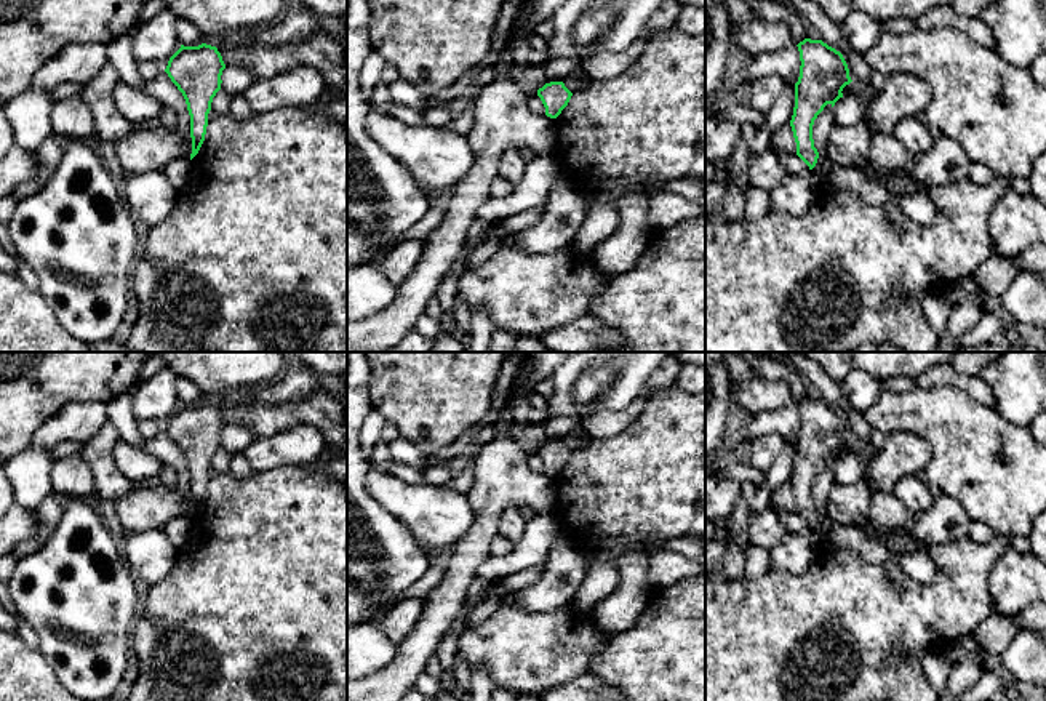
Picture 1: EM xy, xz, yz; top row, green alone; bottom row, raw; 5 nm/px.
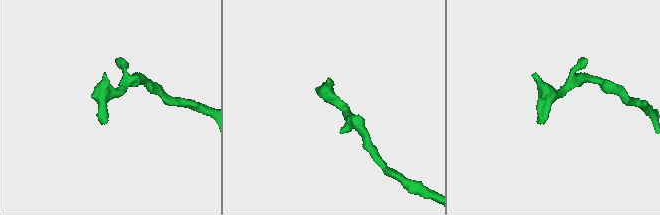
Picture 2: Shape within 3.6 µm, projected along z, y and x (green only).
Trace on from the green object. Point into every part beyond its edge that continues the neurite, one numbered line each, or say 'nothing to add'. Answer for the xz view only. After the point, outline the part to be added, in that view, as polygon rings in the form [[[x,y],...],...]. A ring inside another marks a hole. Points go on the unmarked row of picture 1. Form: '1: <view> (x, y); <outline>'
nothing to add

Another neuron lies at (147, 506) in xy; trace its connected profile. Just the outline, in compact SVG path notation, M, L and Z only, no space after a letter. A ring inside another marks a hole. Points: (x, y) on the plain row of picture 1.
M146 482L134 485L125 496L115 499L114 507L128 536L163 530L178 515L190 517L192 496L162 482Z

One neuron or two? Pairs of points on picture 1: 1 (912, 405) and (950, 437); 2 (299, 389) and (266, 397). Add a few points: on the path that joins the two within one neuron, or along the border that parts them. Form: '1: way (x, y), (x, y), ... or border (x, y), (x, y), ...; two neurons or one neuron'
1: way (922, 412), (941, 428); one neuron
2: way (291, 389), (274, 392); one neuron

